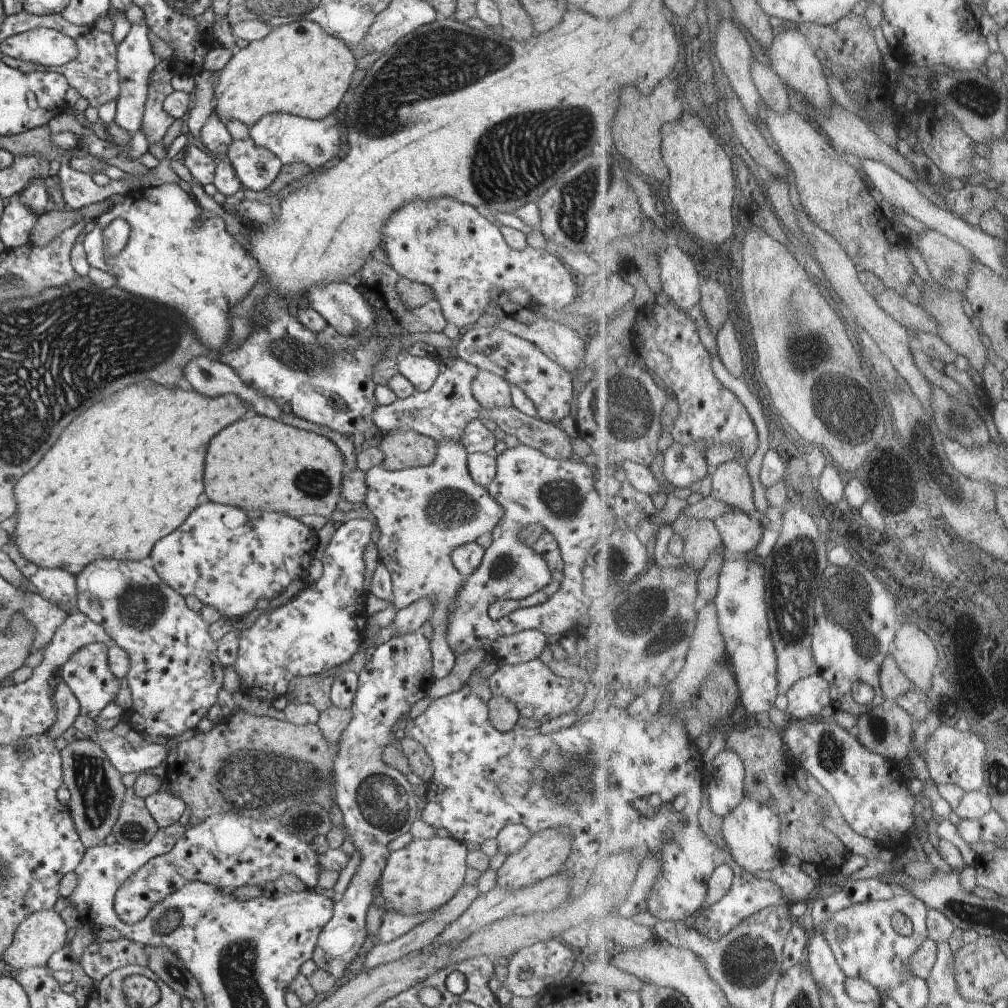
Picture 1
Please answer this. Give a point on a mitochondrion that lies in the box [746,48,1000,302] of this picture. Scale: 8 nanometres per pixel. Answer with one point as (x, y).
(971, 95)

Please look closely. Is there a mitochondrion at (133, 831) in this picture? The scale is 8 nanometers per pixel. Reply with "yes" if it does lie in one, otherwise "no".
yes

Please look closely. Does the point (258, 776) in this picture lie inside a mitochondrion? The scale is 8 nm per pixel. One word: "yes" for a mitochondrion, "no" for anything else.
yes

